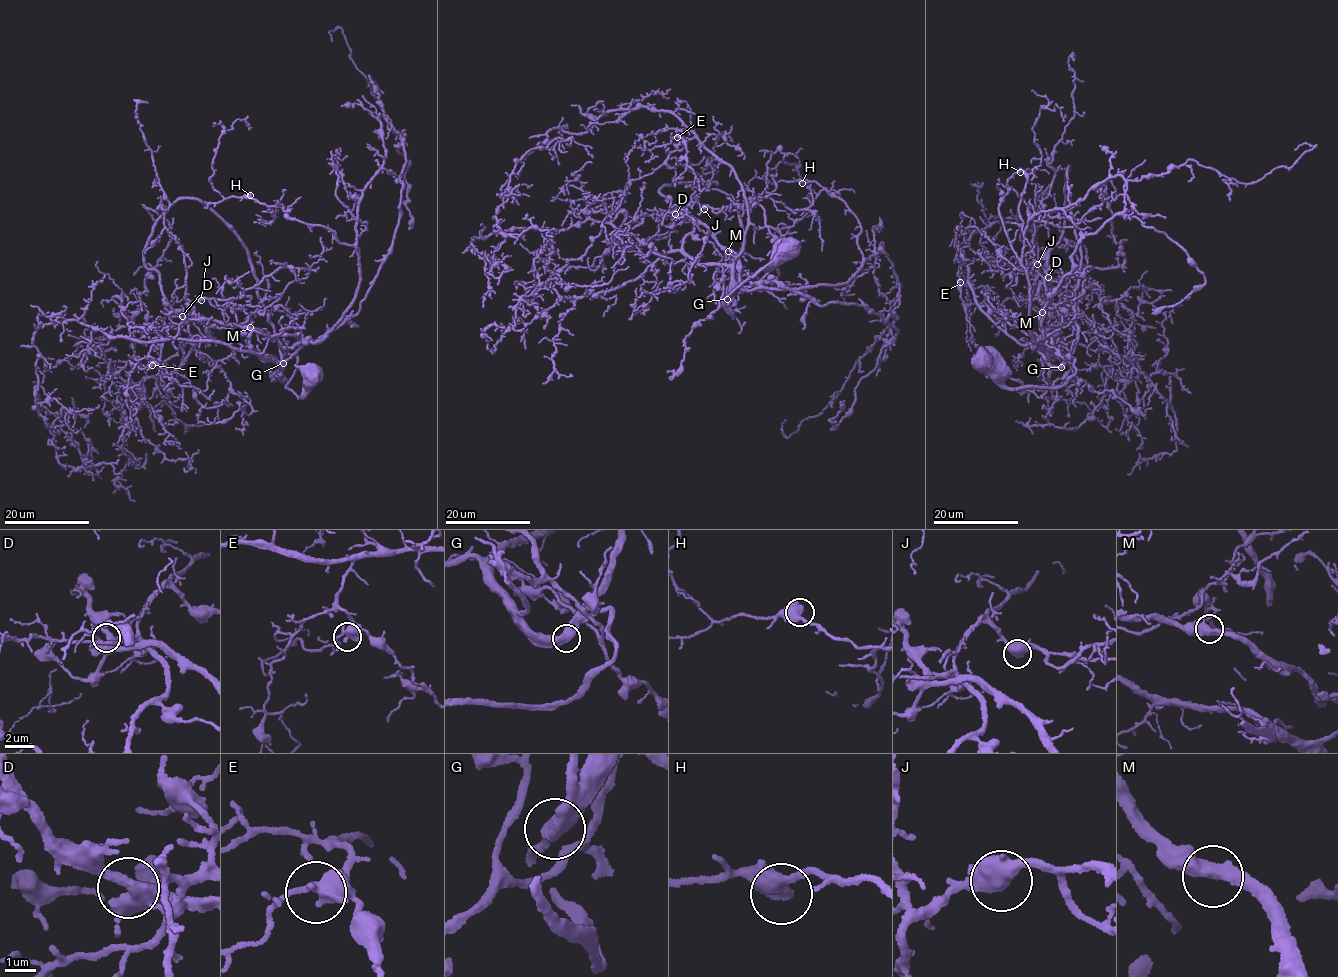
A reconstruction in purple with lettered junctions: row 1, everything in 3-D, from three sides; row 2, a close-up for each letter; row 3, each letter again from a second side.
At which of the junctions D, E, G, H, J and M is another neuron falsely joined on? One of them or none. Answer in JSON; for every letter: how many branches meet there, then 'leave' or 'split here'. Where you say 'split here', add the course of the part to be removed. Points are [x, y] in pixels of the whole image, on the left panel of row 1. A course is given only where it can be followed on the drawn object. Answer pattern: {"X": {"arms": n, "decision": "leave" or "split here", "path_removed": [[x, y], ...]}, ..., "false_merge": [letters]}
{"D": {"arms": 2, "decision": "leave"}, "E": {"arms": 2, "decision": "leave"}, "G": {"arms": 2, "decision": "leave"}, "H": {"arms": 2, "decision": "leave"}, "J": {"arms": 2, "decision": "leave"}, "M": {"arms": 2, "decision": "leave"}, "false_merge": []}

